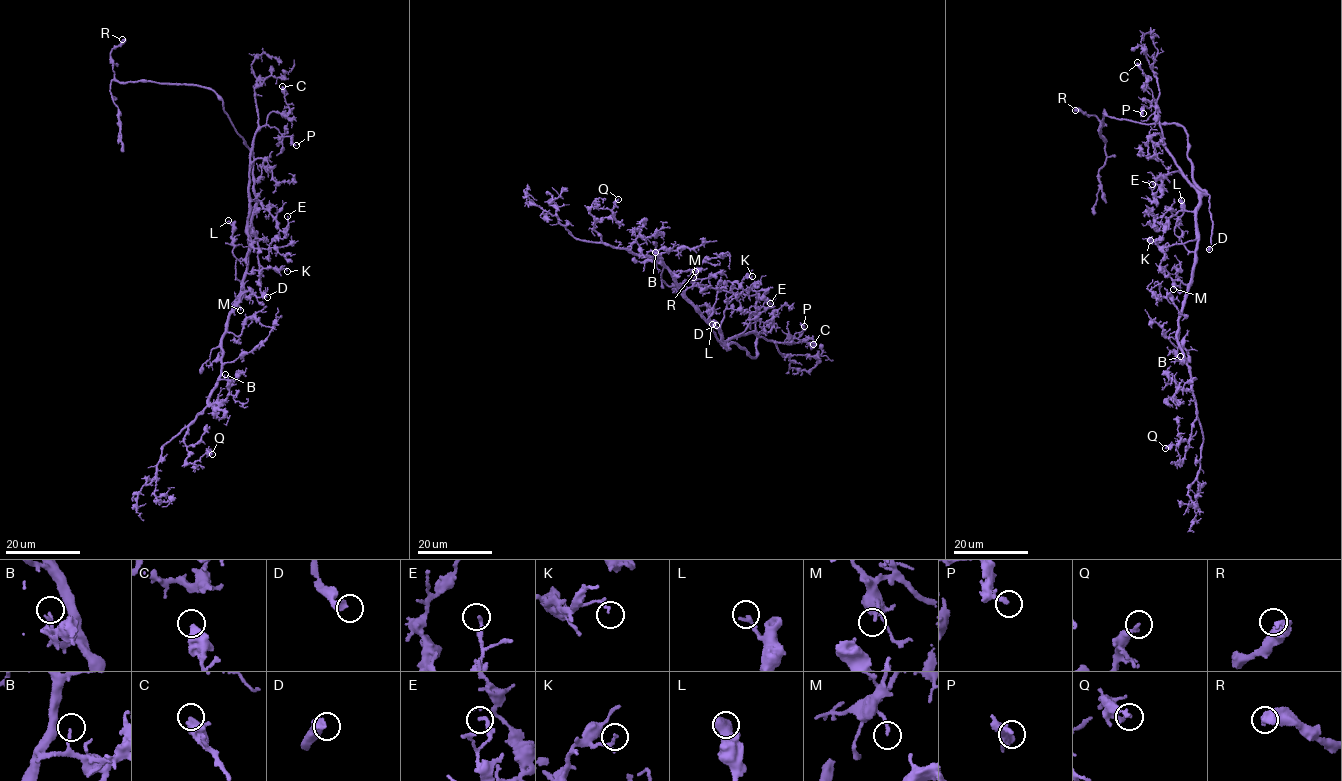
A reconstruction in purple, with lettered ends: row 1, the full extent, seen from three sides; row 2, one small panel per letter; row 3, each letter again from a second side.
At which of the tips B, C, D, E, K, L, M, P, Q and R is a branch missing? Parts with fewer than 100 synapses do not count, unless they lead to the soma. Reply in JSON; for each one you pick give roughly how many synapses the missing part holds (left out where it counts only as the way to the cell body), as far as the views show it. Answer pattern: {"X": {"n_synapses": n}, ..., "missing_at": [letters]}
{"missing_at": ["D"]}

